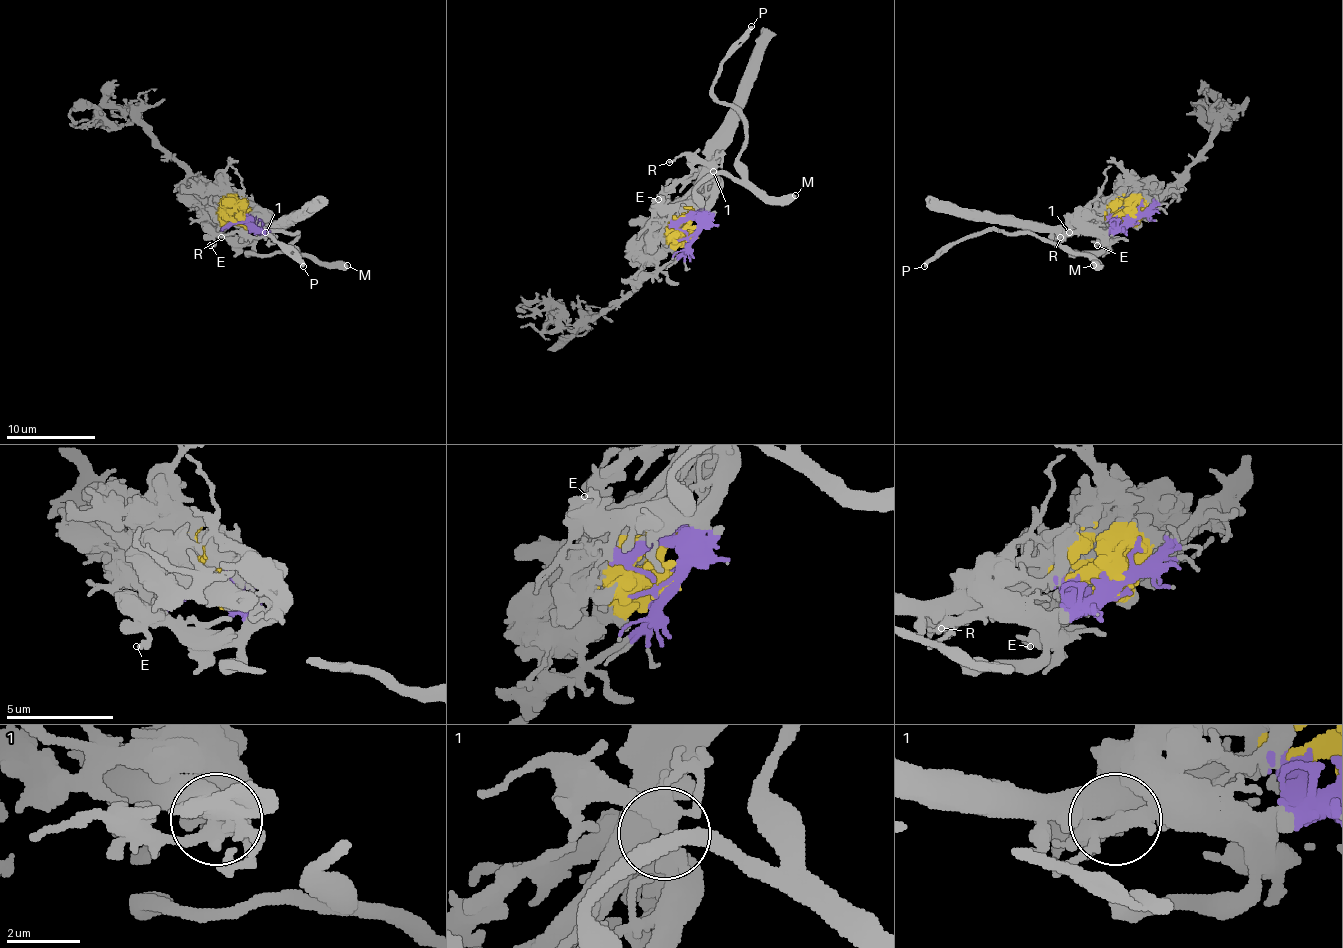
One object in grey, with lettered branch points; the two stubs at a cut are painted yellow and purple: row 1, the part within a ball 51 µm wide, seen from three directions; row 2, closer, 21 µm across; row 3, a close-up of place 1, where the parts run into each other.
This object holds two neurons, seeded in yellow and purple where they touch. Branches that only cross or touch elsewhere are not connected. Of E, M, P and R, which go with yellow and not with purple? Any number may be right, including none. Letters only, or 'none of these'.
none of these

